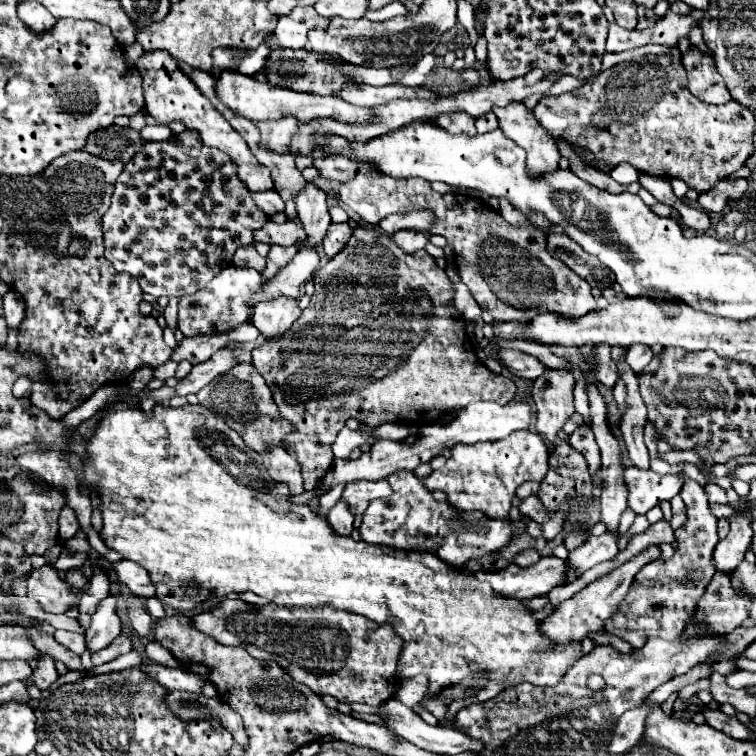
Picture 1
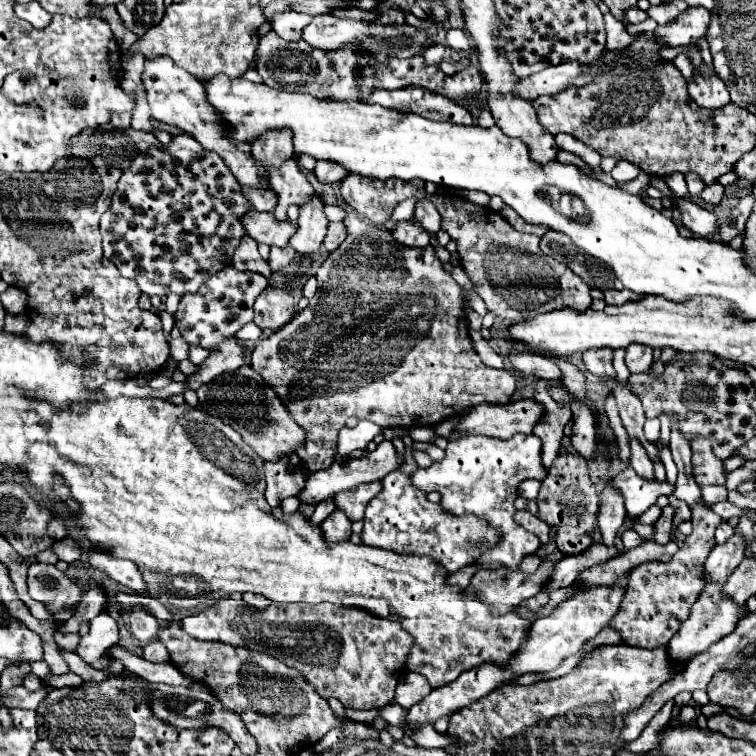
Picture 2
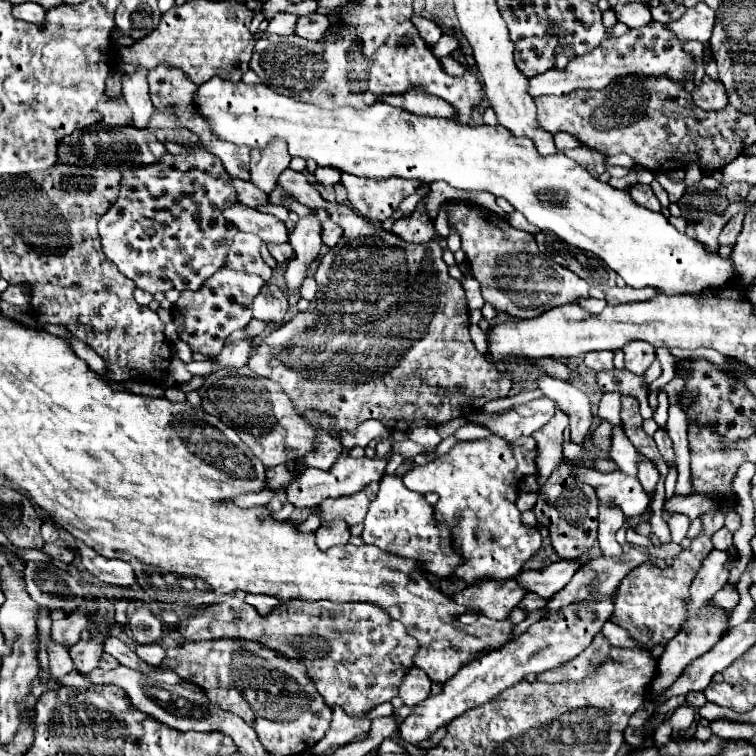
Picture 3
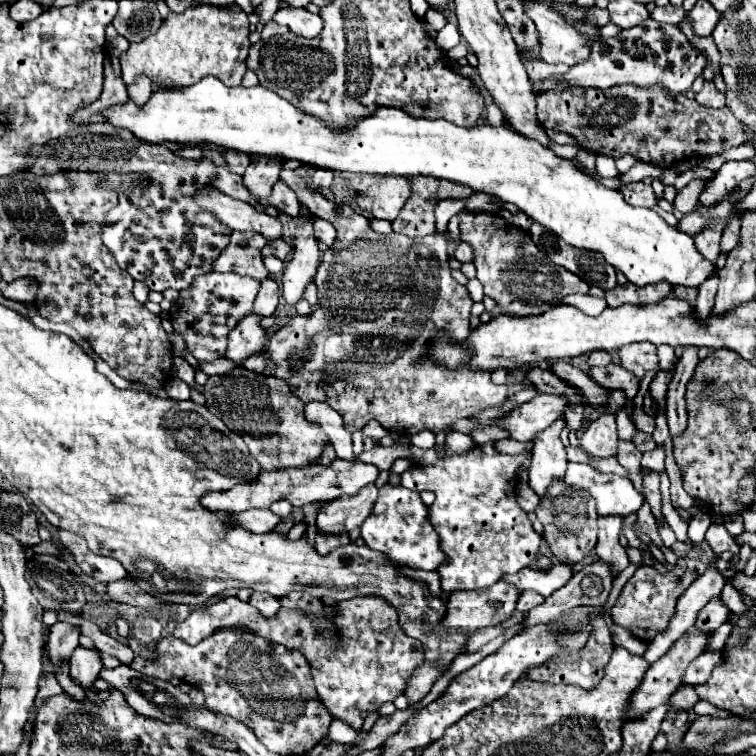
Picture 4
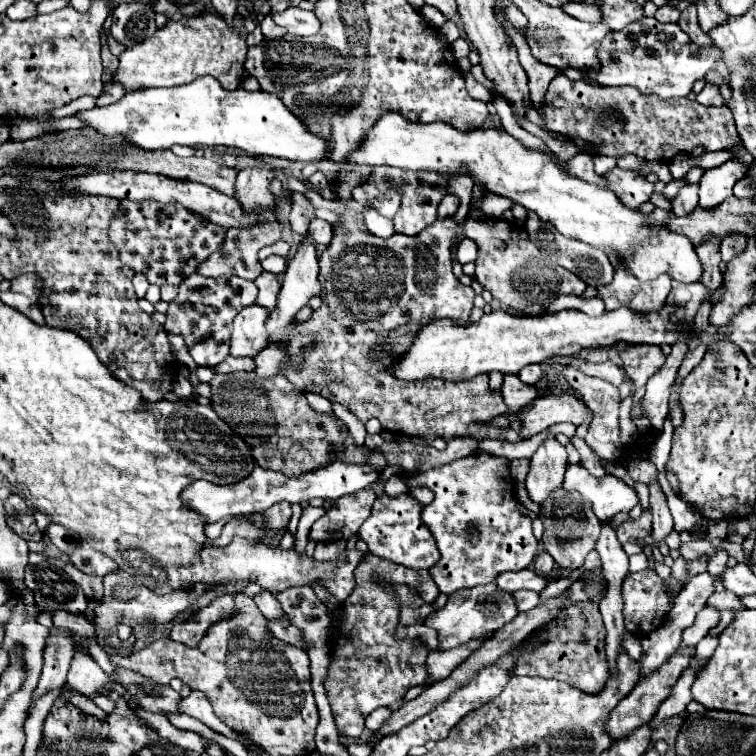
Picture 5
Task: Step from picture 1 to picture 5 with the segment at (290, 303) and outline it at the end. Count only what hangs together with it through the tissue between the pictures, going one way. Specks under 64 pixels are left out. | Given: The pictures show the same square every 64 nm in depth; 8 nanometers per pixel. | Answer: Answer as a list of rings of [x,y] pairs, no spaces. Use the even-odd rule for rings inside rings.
[[[266,272],[260,274],[260,278],[254,280],[256,286],[258,286],[258,300],[256,304],[268,308],[268,310],[274,310],[276,306],[276,298],[278,298],[278,292],[280,292],[280,282],[278,282],[278,276],[274,272]]]

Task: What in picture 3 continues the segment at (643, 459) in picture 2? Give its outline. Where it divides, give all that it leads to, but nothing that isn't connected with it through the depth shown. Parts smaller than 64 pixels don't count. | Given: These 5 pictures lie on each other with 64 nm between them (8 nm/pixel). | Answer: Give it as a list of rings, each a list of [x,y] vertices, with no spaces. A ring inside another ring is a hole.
[[[642,454],[638,456],[638,480],[640,480],[642,488],[654,498],[656,496],[656,484],[660,480],[660,474],[658,474],[656,466],[650,464],[648,458],[644,458]]]

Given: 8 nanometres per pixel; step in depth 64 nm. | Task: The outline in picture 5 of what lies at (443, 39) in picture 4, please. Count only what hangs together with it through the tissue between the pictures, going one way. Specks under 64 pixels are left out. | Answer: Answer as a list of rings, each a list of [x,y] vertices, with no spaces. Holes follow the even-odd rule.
[[[446,20],[446,24],[440,28],[440,34],[442,34],[442,36],[448,40],[448,42],[454,42],[454,40],[460,36],[460,30],[458,30],[456,22]]]

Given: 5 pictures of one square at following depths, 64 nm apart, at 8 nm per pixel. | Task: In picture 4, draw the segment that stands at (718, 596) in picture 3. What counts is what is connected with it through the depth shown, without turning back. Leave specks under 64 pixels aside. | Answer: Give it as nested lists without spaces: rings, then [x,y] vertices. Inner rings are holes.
[[[718,595],[700,610],[698,620],[696,620],[696,628],[702,630],[704,634],[708,634],[708,630],[710,632],[718,630],[726,622],[726,618],[728,618],[728,608],[722,606],[722,601]]]

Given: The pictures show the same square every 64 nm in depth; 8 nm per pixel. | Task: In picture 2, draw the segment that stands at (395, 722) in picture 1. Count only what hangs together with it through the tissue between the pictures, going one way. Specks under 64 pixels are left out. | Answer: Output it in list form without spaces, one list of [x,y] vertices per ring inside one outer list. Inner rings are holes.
[[[424,726],[420,734],[410,734],[410,738],[416,740],[418,746],[426,746],[426,748],[442,748],[448,744],[448,736],[438,734],[432,726]]]

